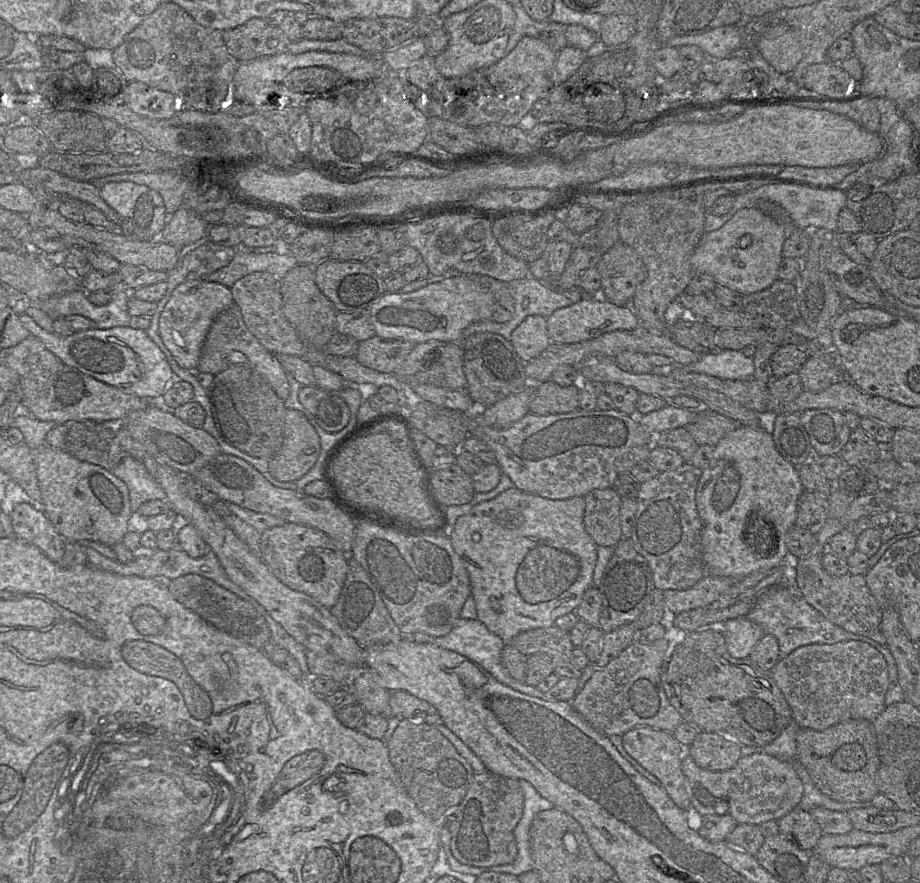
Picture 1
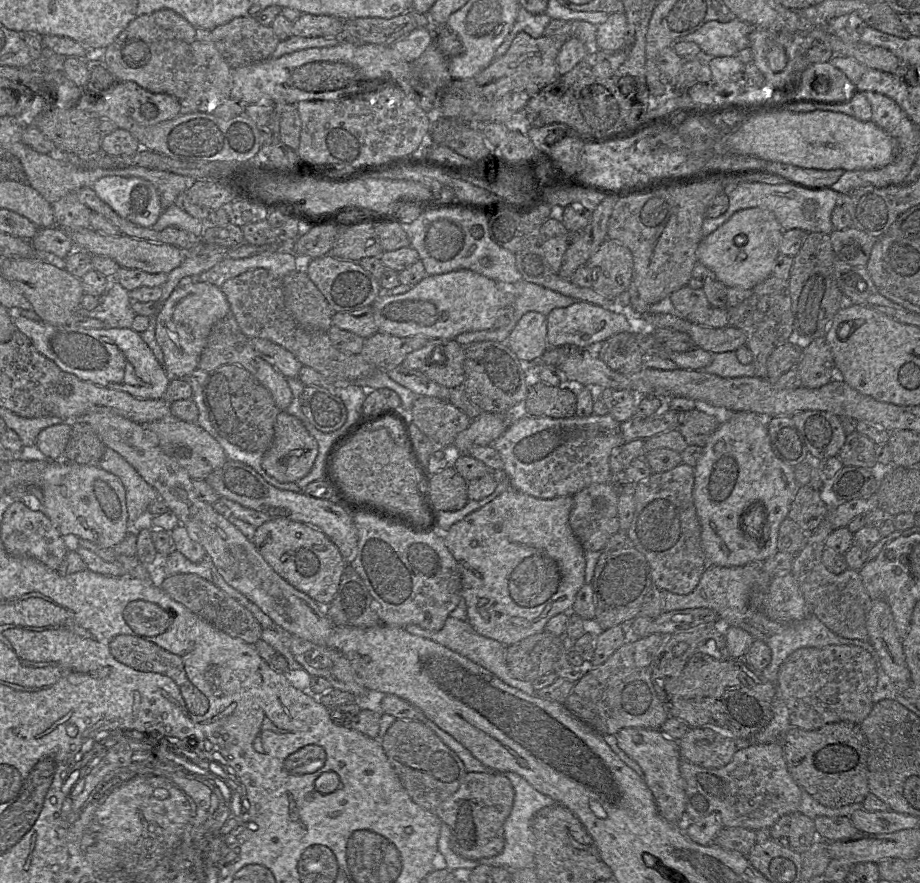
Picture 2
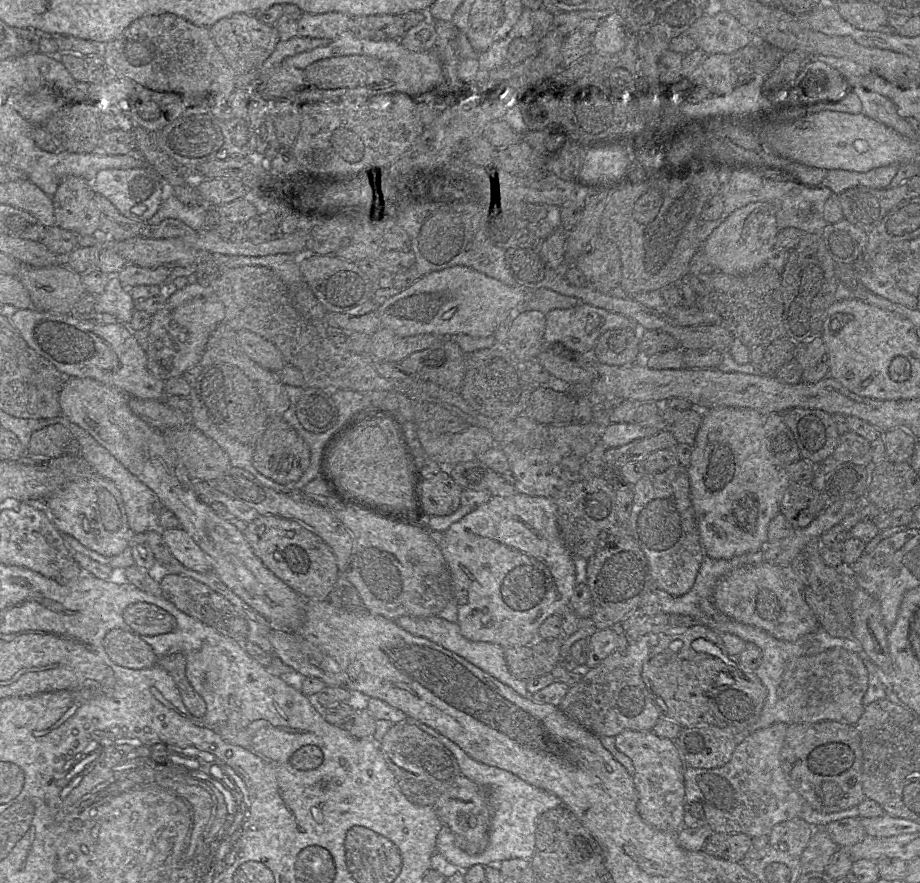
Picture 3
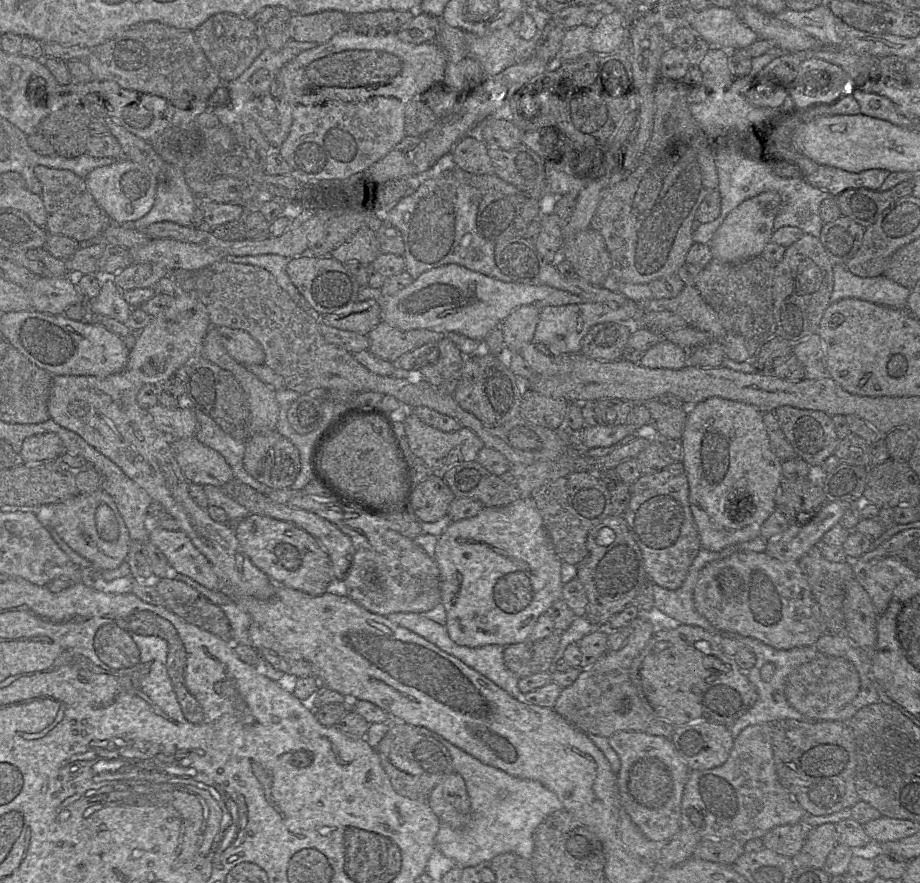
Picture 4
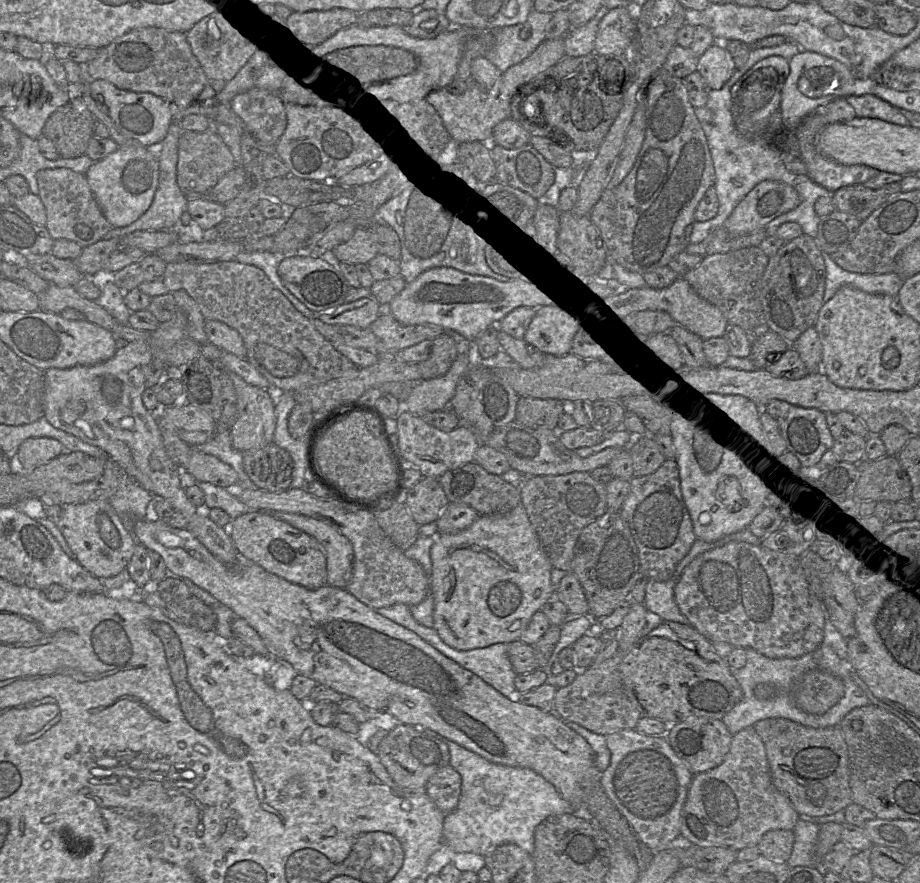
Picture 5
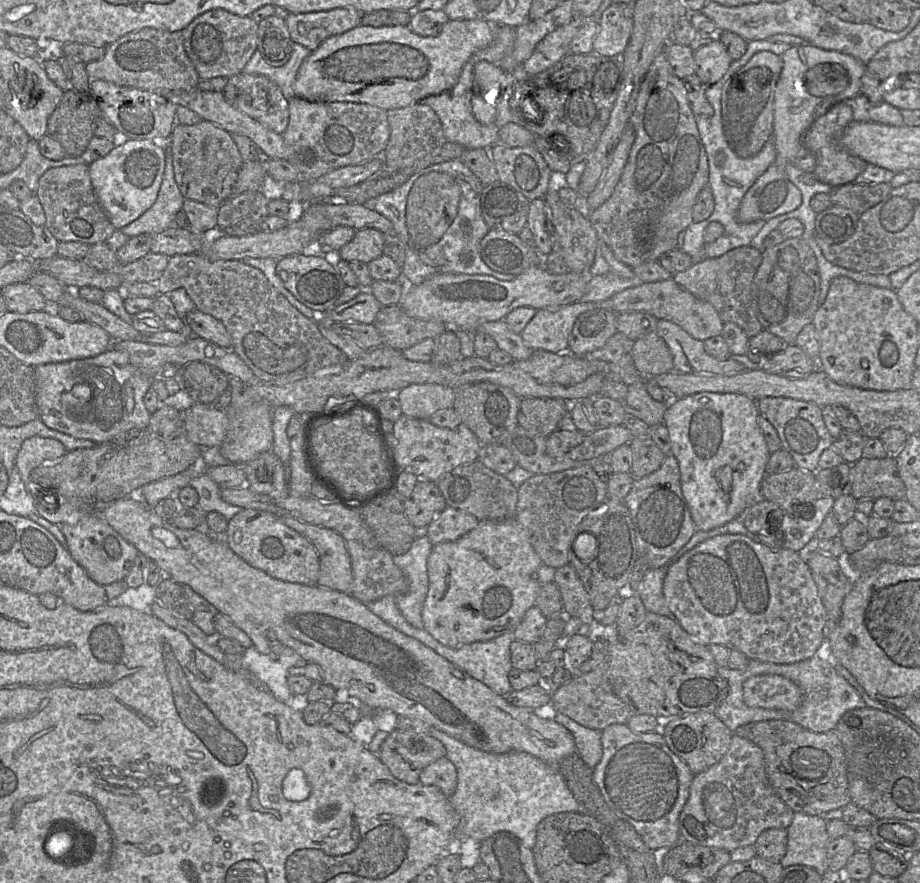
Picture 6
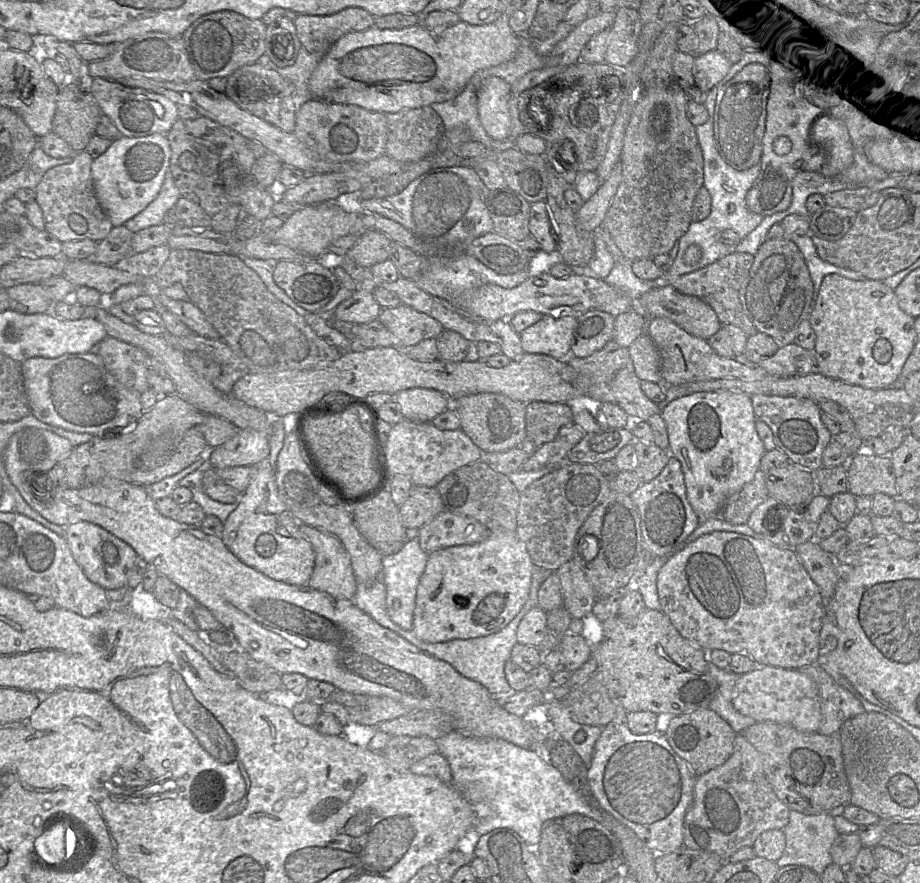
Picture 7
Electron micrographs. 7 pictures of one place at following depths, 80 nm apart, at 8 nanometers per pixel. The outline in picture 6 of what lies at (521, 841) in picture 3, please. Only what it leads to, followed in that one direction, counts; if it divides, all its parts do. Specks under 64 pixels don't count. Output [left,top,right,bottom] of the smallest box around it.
[429,728,586,850]

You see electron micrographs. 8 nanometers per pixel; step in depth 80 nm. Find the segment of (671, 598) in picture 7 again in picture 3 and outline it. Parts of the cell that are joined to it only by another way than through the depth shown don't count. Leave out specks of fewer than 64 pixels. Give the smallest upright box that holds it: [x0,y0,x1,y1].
[713,561,819,641]

